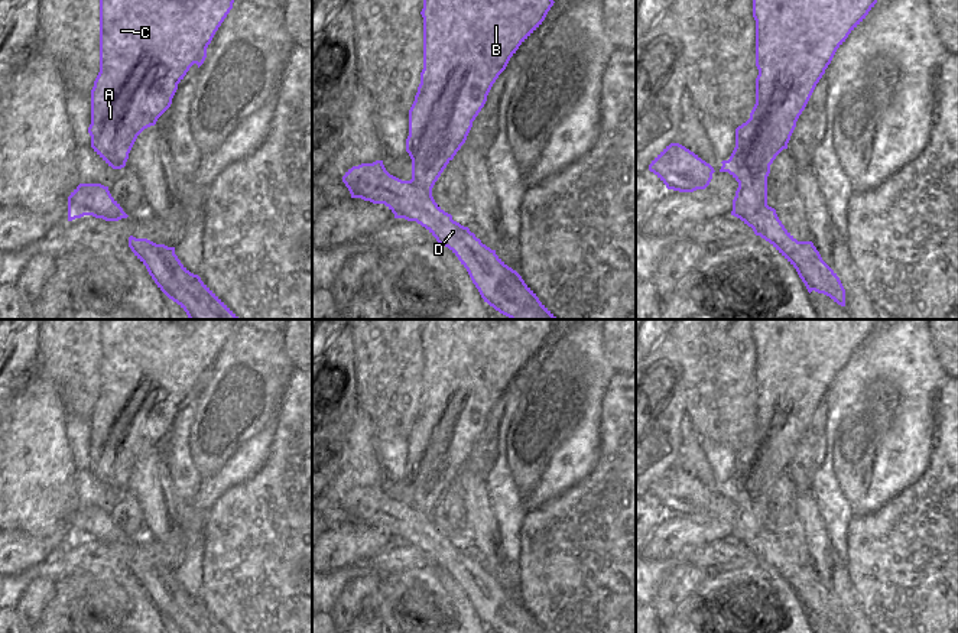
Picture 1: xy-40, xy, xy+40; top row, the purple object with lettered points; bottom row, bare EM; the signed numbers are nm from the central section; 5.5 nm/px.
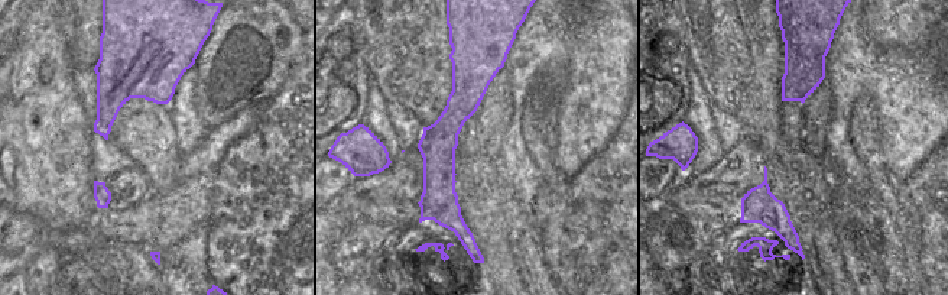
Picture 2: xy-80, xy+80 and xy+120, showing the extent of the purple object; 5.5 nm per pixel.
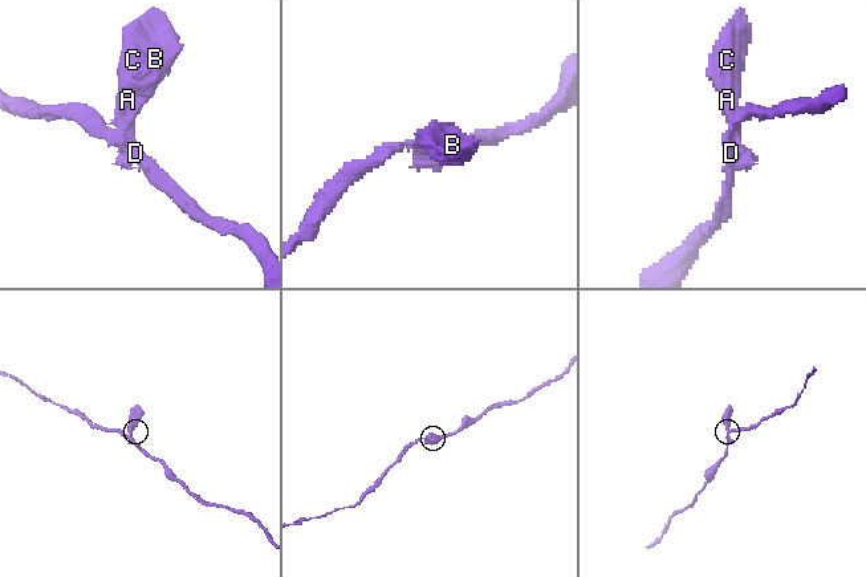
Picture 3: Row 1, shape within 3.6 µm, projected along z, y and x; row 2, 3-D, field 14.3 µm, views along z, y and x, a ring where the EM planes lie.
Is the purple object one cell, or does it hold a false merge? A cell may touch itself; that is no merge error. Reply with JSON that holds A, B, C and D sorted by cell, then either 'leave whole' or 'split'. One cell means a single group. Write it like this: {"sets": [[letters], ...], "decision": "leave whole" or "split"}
{"sets": [["A", "B", "C", "D"]], "decision": "leave whole"}

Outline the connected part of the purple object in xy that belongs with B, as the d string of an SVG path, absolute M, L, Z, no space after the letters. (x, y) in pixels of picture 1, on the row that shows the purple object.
M423 0L423 69L406 139L412 179L390 175L383 160L353 166L342 176L351 198L384 204L394 218L425 227L458 257L484 302L510 319L556 316L496 250L435 202L432 188L465 143L493 84L553 3Z

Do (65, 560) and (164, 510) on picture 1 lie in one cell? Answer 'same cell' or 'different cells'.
different cells

